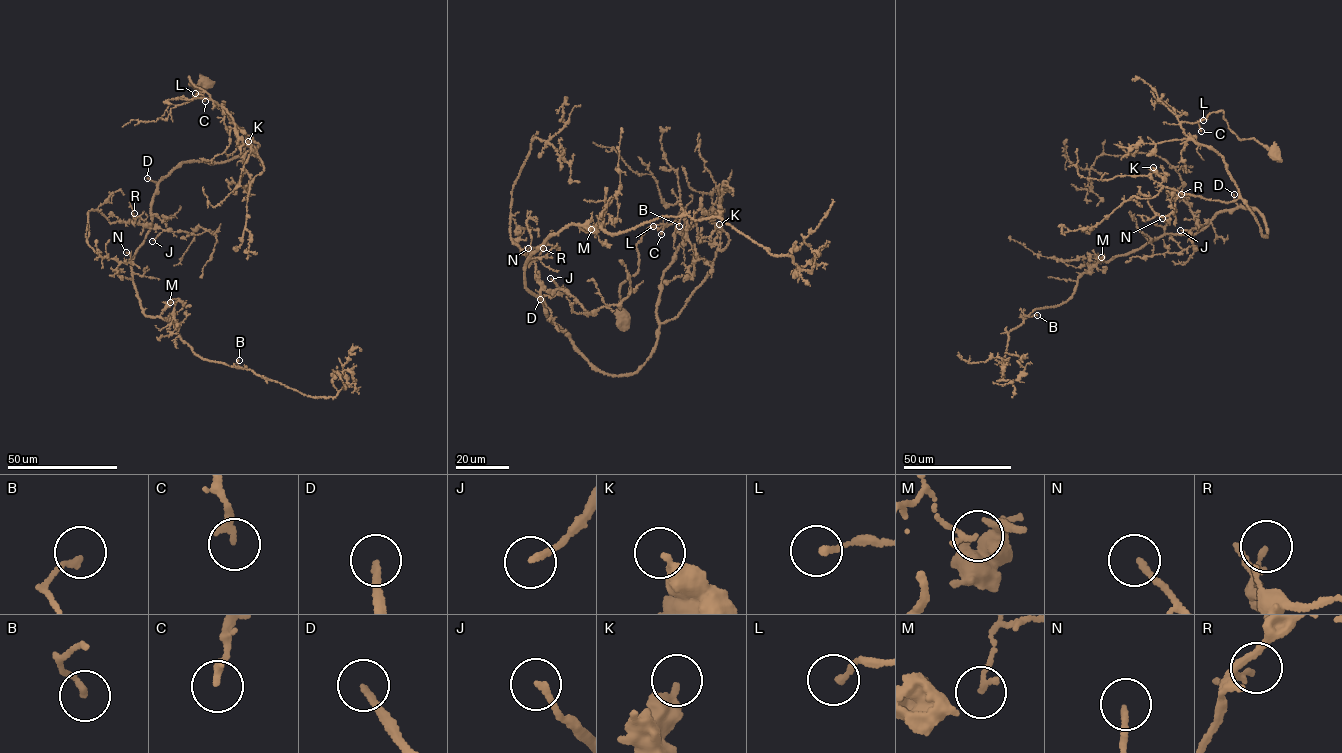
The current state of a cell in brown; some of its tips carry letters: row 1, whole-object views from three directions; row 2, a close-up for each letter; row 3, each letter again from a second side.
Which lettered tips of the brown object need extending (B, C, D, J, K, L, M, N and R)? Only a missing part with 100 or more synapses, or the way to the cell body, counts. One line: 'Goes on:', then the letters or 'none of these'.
Goes on: D

